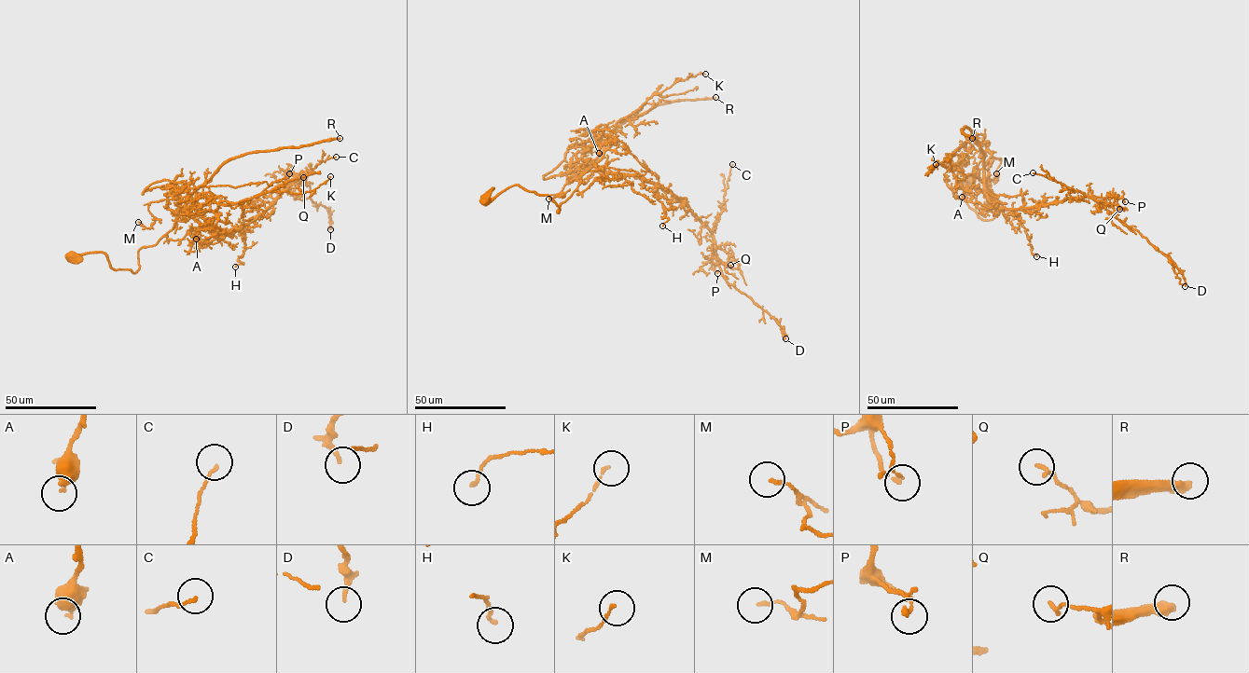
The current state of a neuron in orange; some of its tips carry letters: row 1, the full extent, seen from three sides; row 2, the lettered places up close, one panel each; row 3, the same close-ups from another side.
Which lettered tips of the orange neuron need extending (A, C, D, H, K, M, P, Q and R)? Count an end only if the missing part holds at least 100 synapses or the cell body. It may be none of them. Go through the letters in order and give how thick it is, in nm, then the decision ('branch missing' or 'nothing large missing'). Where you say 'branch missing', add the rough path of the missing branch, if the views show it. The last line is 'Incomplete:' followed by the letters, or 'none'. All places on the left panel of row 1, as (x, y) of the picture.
A: calibre 320 nm; nothing large missing
C: calibre 120 nm; nothing large missing
D: calibre 170 nm; nothing large missing
H: calibre 140 nm; nothing large missing
K: calibre 100 nm; nothing large missing
M: calibre 130 nm; nothing large missing
P: calibre 100 nm; nothing large missing
Q: calibre 130 nm; nothing large missing
R: calibre 420 nm; branch missing
Incomplete: R

